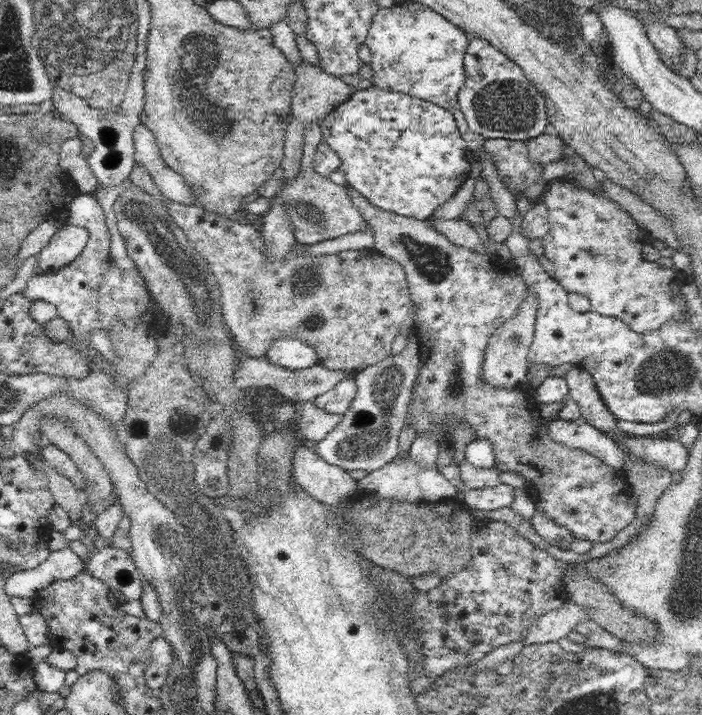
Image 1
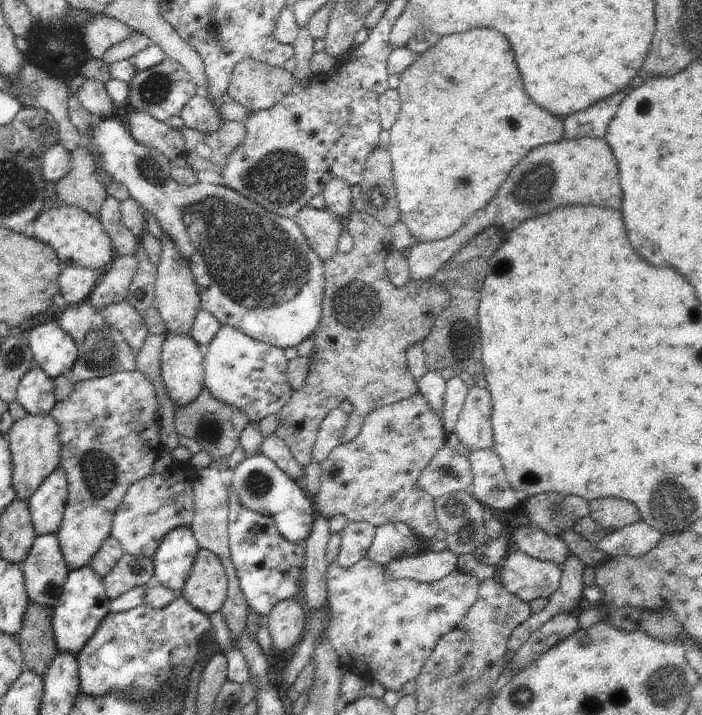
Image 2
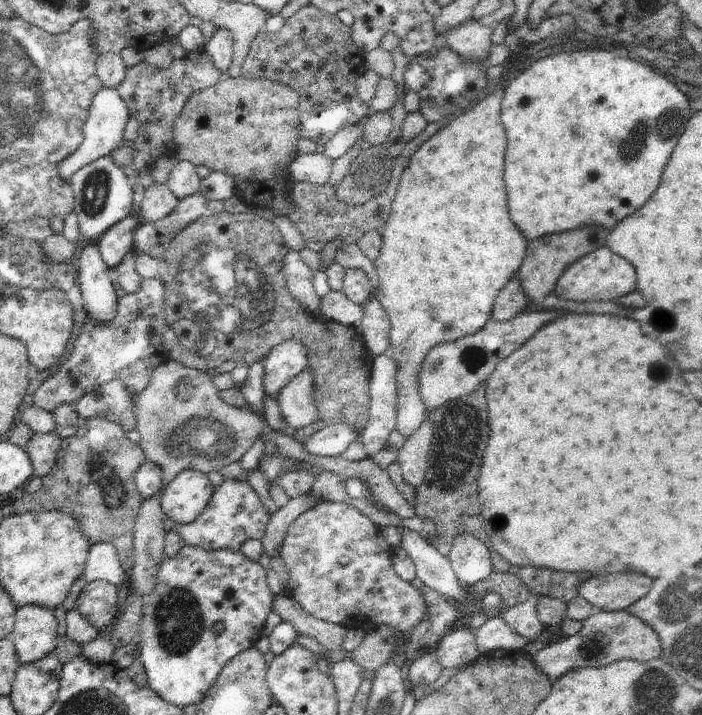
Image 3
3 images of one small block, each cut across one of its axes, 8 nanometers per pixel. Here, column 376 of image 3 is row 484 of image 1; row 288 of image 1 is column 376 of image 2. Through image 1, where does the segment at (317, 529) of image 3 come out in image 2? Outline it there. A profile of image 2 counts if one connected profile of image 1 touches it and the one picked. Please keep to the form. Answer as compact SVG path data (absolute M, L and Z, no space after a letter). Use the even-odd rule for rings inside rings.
M418 390L410 398L390 403L373 410L366 417L364 426L356 438L335 446L321 462L318 492L312 496L316 514L330 520L333 516L344 515L348 522L366 521L375 527L386 523L403 522L411 526L422 538L433 541L439 524L435 517L435 499L426 490L417 489L421 472L447 440L443 422L427 398Z

